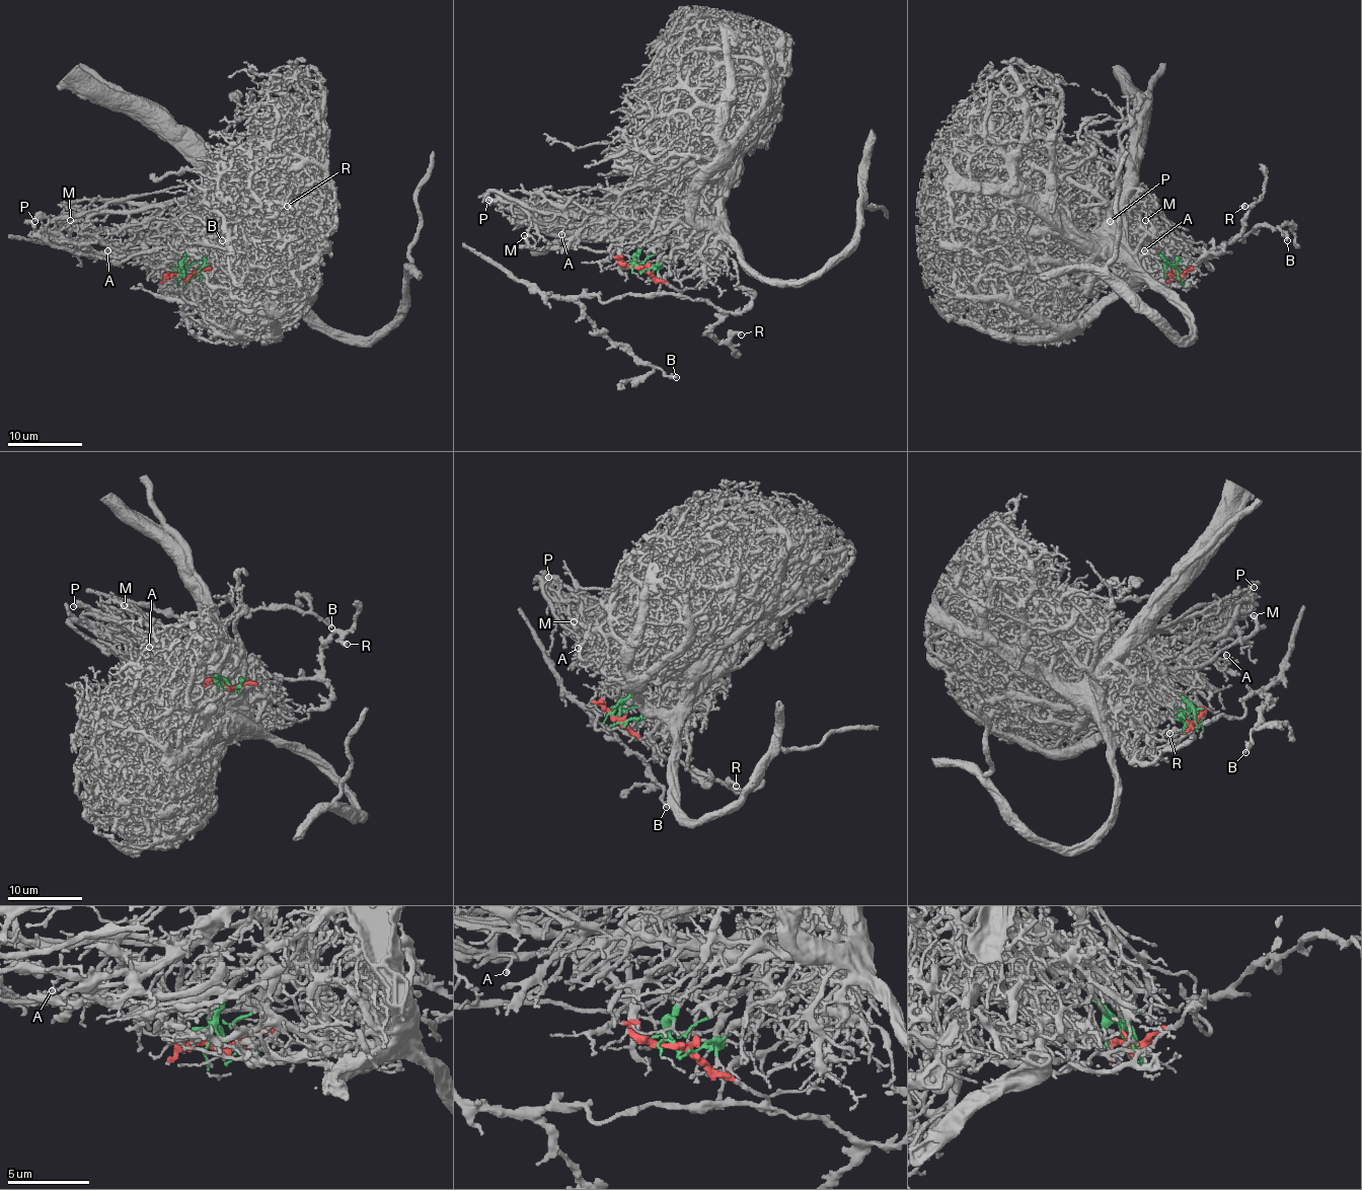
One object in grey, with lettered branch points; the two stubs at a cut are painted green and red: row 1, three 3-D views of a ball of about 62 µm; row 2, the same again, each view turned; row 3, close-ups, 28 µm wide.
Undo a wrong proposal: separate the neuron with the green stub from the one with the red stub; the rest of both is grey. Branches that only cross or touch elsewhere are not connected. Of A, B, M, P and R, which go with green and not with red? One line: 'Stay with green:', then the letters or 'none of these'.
Stay with green: A, M, P

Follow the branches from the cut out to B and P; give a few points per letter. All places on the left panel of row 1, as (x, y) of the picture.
B: (186, 277), (226, 261), (171, 258), (151, 270), (125, 252), (144, 236), (171, 227), (204, 227), (222, 240)
P: (186, 277), (181, 241), (198, 216), (186, 203), (168, 201), (135, 210), (33, 221)

